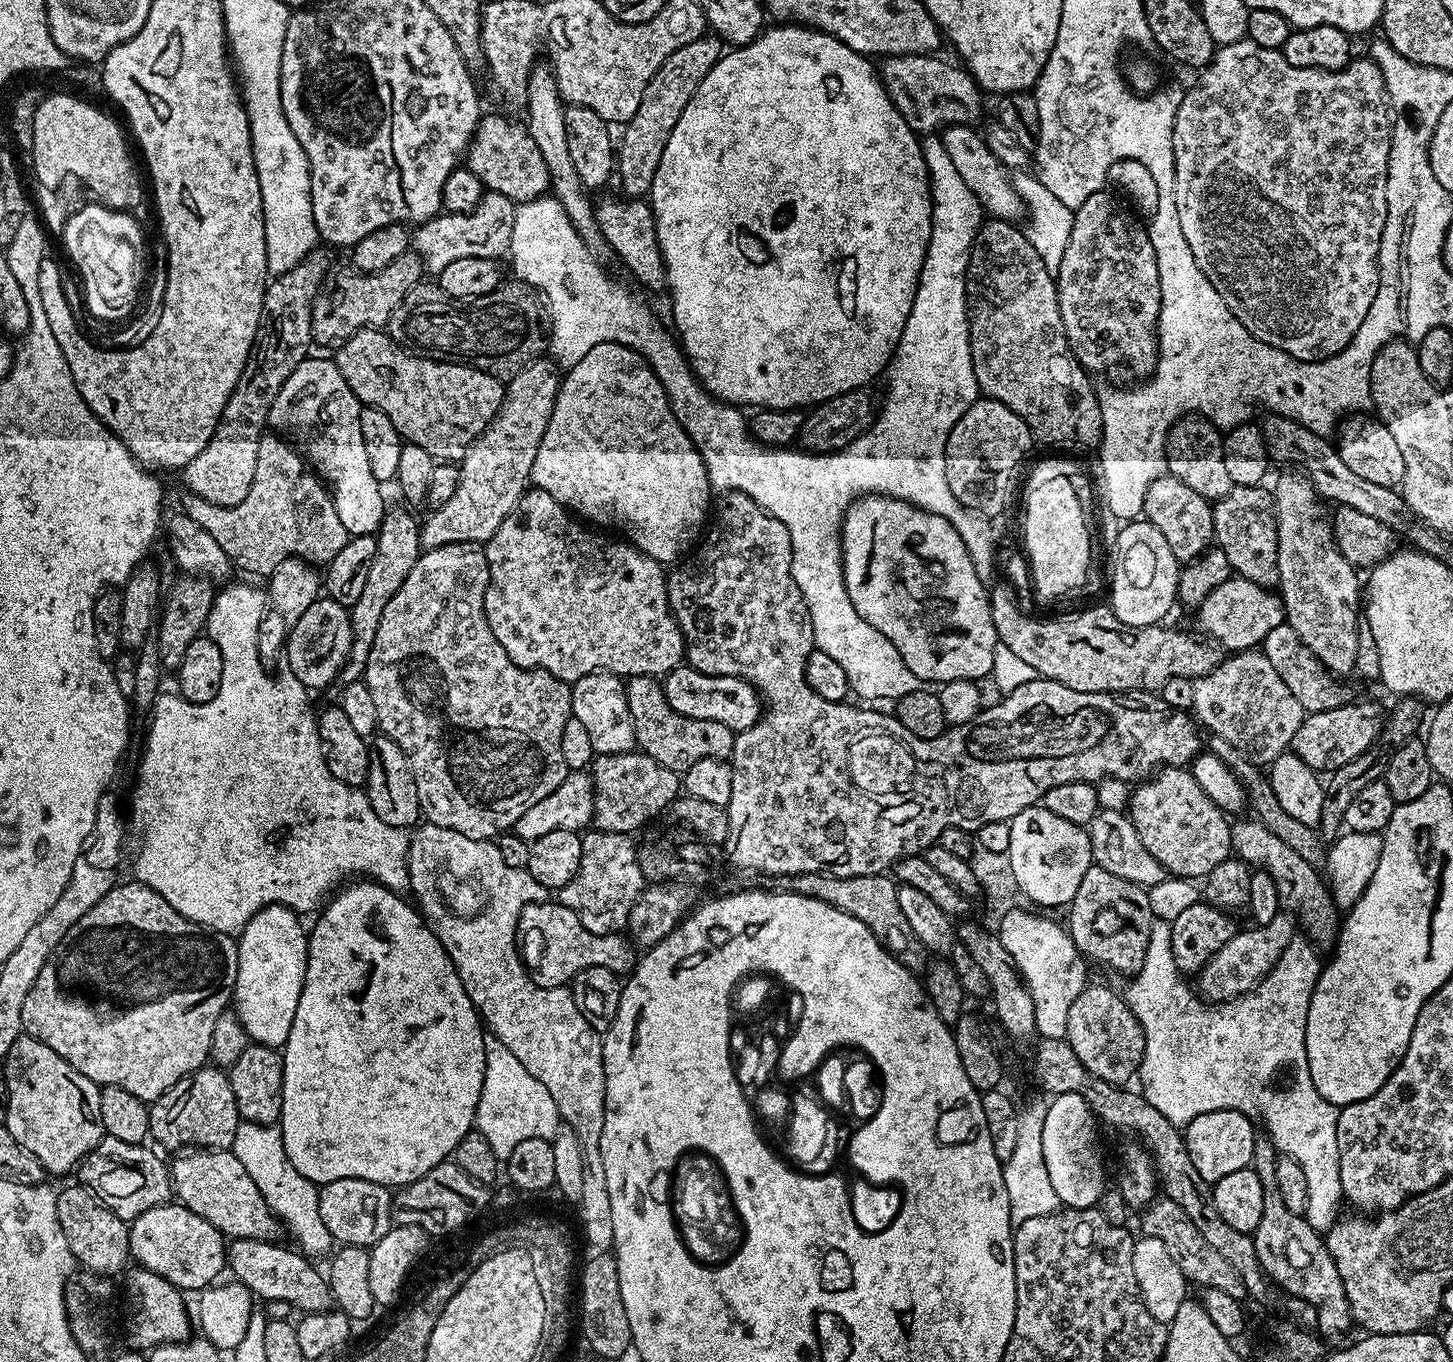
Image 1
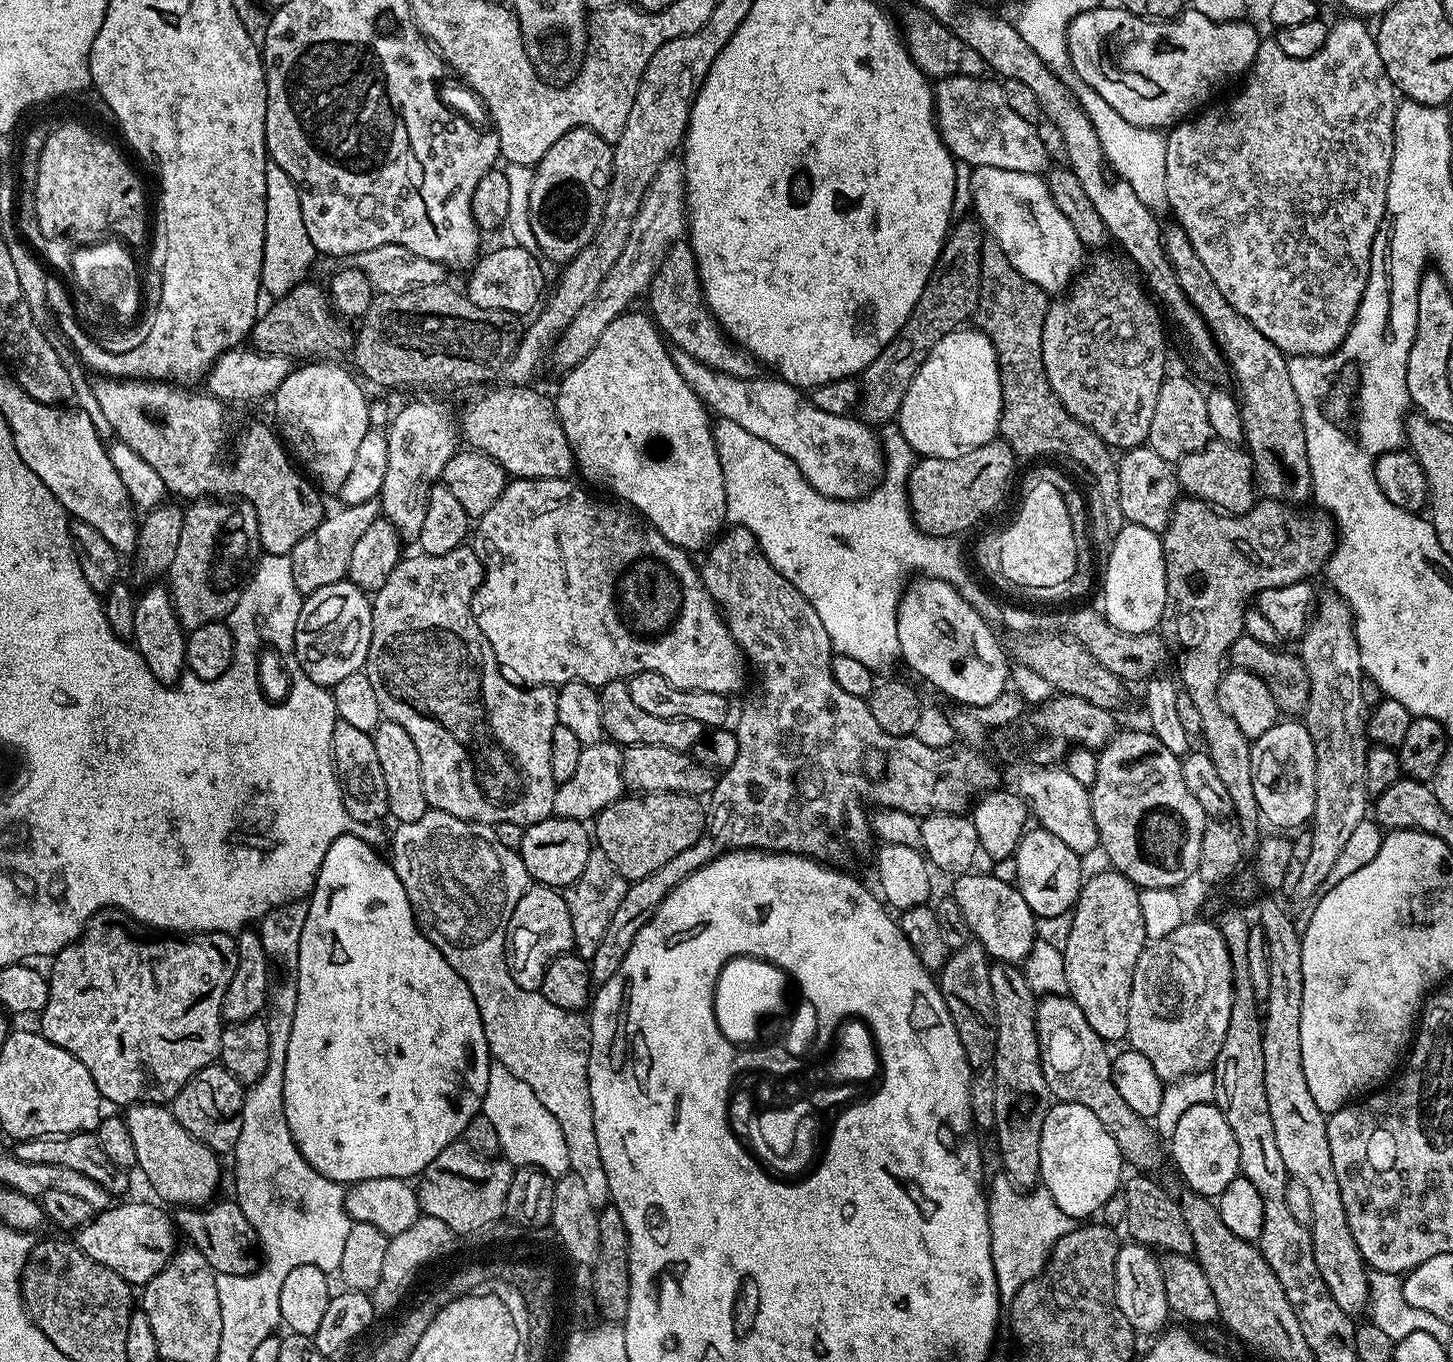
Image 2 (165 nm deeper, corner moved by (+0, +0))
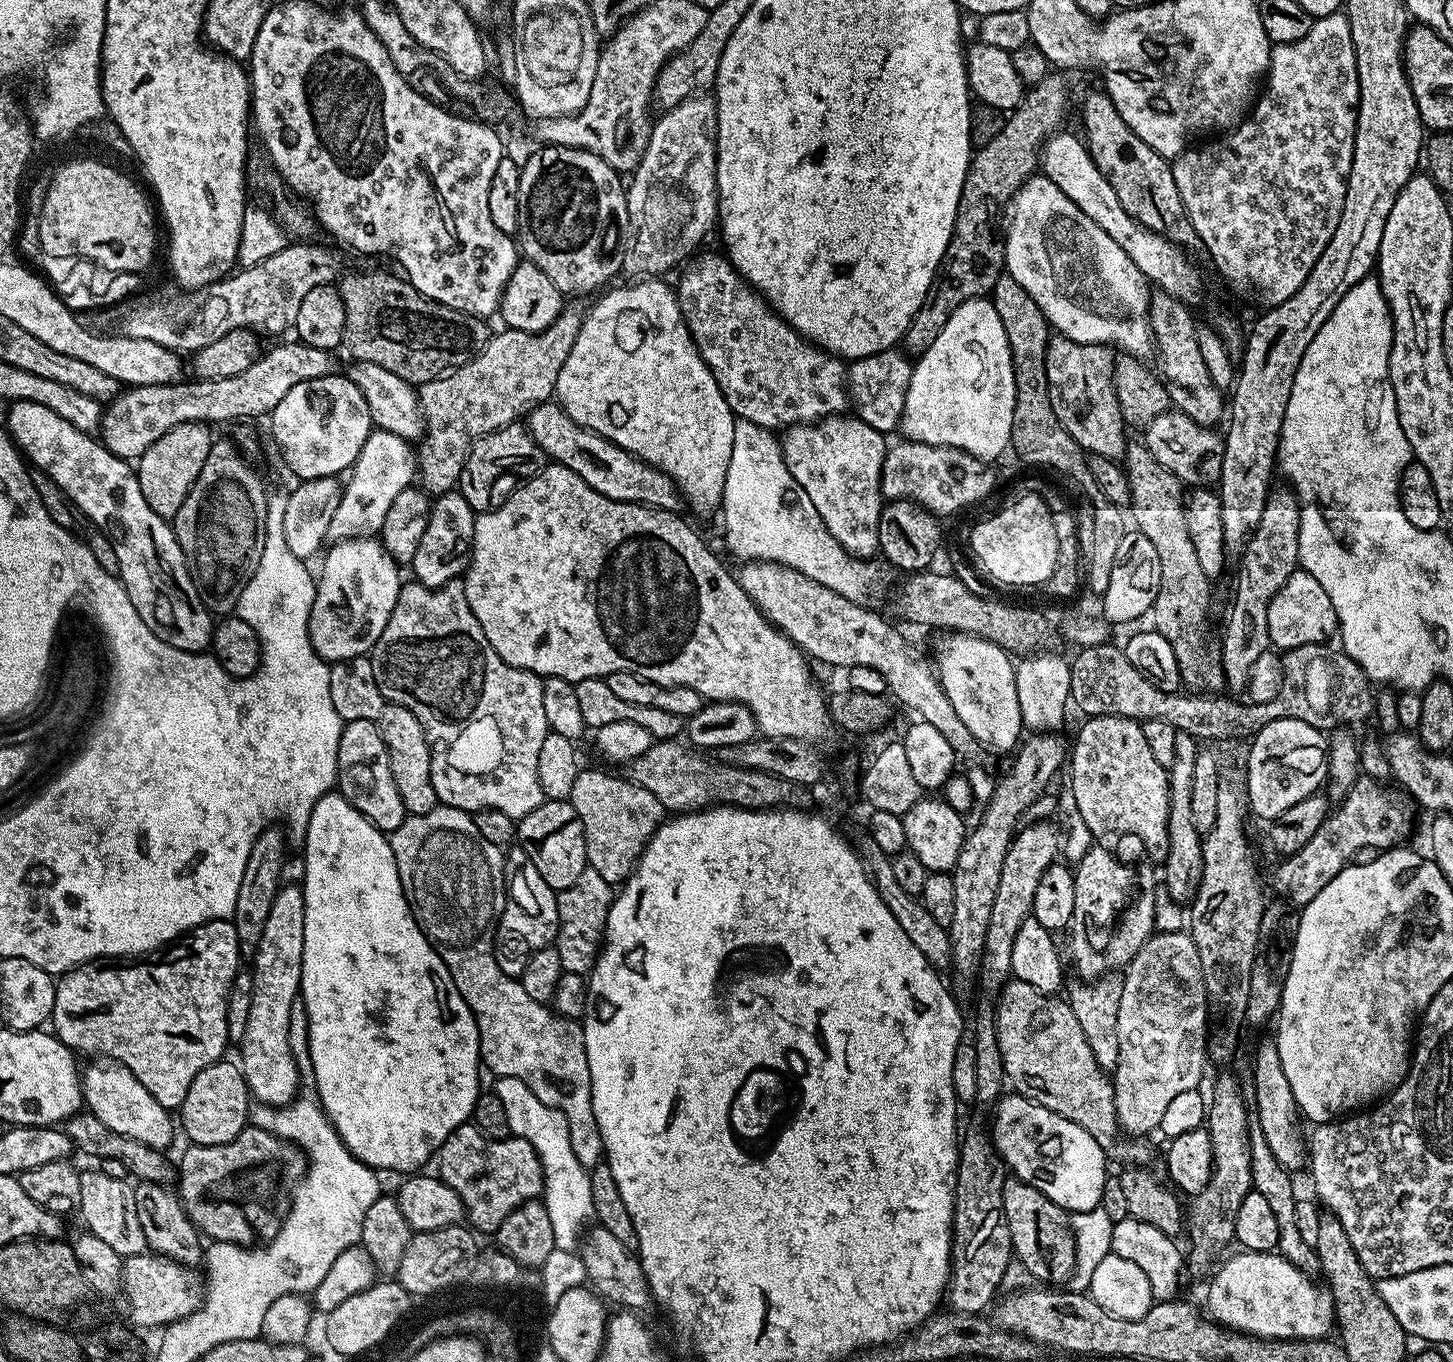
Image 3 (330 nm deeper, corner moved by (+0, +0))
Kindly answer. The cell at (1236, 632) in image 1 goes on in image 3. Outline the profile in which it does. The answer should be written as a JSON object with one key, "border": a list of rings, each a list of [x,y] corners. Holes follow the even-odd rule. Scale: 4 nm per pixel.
{"border":[[[1303,570],[1290,574],[1290,578],[1286,578],[1286,586],[1282,586],[1278,594],[1274,594],[1274,602],[1270,602],[1270,611],[1266,617],[1266,626],[1269,645],[1276,650],[1322,644],[1331,641],[1331,636],[1333,639],[1338,632],[1330,597],[1326,595],[1326,590],[1322,590],[1318,578]]]}

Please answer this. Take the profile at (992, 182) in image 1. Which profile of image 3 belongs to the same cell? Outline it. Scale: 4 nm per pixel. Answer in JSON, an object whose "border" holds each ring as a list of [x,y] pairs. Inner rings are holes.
{"border":[[[1034,174],[1013,196],[1010,215],[1006,220],[1006,235],[1003,237],[1003,242],[1004,267],[1007,275],[1012,276],[1014,282],[1018,282],[1018,286],[1022,286],[1026,290],[1026,294],[1030,294],[1030,298],[1034,298],[1038,310],[1042,310],[1042,314],[1047,318],[1049,325],[1059,335],[1065,336],[1066,339],[1072,339],[1079,344],[1107,344],[1121,353],[1137,358],[1146,358],[1144,356],[1153,355],[1154,337],[1152,324],[1148,321],[1149,280],[1142,274],[1142,270],[1138,270],[1138,266],[1134,262],[1130,262],[1130,258],[1126,258],[1126,250],[1122,250],[1122,246],[1118,246],[1118,242],[1114,242],[1114,238],[1110,238],[1110,234],[1106,234],[1106,230],[1102,230],[1102,226],[1098,226],[1098,222],[1086,218],[1086,214],[1082,214],[1082,210],[1078,210],[1078,206],[1074,206],[1074,202],[1070,202],[1070,198],[1066,198],[1066,194],[1062,194],[1062,190],[1058,190],[1058,186],[1054,186],[1054,182],[1050,182],[1048,176]]]}

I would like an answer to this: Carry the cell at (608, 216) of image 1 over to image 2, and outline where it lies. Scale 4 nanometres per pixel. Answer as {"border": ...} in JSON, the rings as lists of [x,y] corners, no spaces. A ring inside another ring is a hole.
{"border":[[[677,242],[666,254],[662,266],[654,274],[652,285],[646,293],[646,301],[652,309],[650,315],[657,328],[675,347],[690,354],[691,358],[705,363],[714,371],[722,374],[755,377],[758,364],[747,351],[741,350],[726,335],[719,322],[712,317],[712,311],[704,301],[704,291],[700,285],[698,262],[694,258],[692,245],[687,242]]]}

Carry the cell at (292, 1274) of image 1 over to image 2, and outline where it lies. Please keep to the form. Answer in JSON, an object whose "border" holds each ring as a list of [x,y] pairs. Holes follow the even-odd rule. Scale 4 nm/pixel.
{"border":[[[217,1199],[203,1206],[180,1206],[175,1209],[174,1223],[189,1245],[197,1248],[210,1262],[210,1266],[219,1275],[234,1274],[245,1276],[258,1267],[258,1241],[256,1231],[250,1226],[246,1214],[242,1214],[235,1199]]]}

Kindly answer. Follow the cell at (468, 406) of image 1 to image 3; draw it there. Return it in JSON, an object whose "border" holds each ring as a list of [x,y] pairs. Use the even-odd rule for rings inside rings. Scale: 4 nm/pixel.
{"border":[[[559,403],[539,404],[532,409],[527,413],[526,427],[551,463],[574,470],[574,474],[578,474],[586,486],[598,490],[598,494],[618,502],[665,508],[667,512],[676,512],[681,507],[682,497],[676,483],[665,472],[659,472],[654,465],[638,459],[632,452],[622,450],[622,446],[602,438],[597,432],[578,426],[578,422],[574,422],[574,418],[570,418],[570,414],[566,414]]]}

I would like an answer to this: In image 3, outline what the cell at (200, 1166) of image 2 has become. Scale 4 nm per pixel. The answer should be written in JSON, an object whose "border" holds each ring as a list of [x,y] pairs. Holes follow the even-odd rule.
{"border":[[[96,1062],[82,1072],[82,1087],[84,1090],[84,1102],[87,1111],[94,1114],[94,1118],[99,1118],[102,1126],[110,1126],[110,1130],[118,1130],[118,1134],[126,1134],[126,1138],[138,1138],[151,1148],[167,1149],[167,1144],[172,1140],[172,1124],[174,1128],[174,1116],[169,1109],[158,1103],[126,1070],[124,1065],[115,1062]]]}

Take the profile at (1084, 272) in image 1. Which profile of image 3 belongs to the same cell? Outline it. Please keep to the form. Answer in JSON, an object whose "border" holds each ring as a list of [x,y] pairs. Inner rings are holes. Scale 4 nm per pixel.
{"border":[[[1053,335],[1046,350],[1046,382],[1050,386],[1050,406],[1054,406],[1058,422],[1062,422],[1064,429],[1076,439],[1085,453],[1119,461],[1126,447],[1126,425],[1112,381],[1116,358],[1117,353],[1107,344],[1079,344],[1072,339],[1066,339],[1065,336]]]}

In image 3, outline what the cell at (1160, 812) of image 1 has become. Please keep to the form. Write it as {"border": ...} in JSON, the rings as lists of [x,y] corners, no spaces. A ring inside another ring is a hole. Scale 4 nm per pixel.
{"border":[[[1089,716],[1083,721],[1085,724],[1076,732],[1076,741],[1070,744],[1070,769],[1073,774],[1075,801],[1078,802],[1078,811],[1086,826],[1090,828],[1090,834],[1095,838],[1112,836],[1117,832],[1120,836],[1136,836],[1136,840],[1156,859],[1162,862],[1168,857],[1168,815],[1170,814],[1170,790],[1168,789],[1168,769],[1161,766],[1154,758],[1150,746],[1146,743],[1146,734],[1141,721],[1131,720],[1126,717]]]}

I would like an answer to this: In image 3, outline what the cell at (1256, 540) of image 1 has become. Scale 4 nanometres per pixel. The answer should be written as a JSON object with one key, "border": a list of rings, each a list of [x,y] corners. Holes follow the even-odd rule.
{"border":[[[1169,410],[1154,418],[1154,421],[1145,427],[1142,440],[1160,466],[1170,470],[1181,483],[1196,486],[1205,481],[1203,479],[1208,472],[1218,474],[1221,470],[1224,439],[1215,432],[1215,429],[1202,427],[1200,423],[1194,422],[1181,412]]]}

